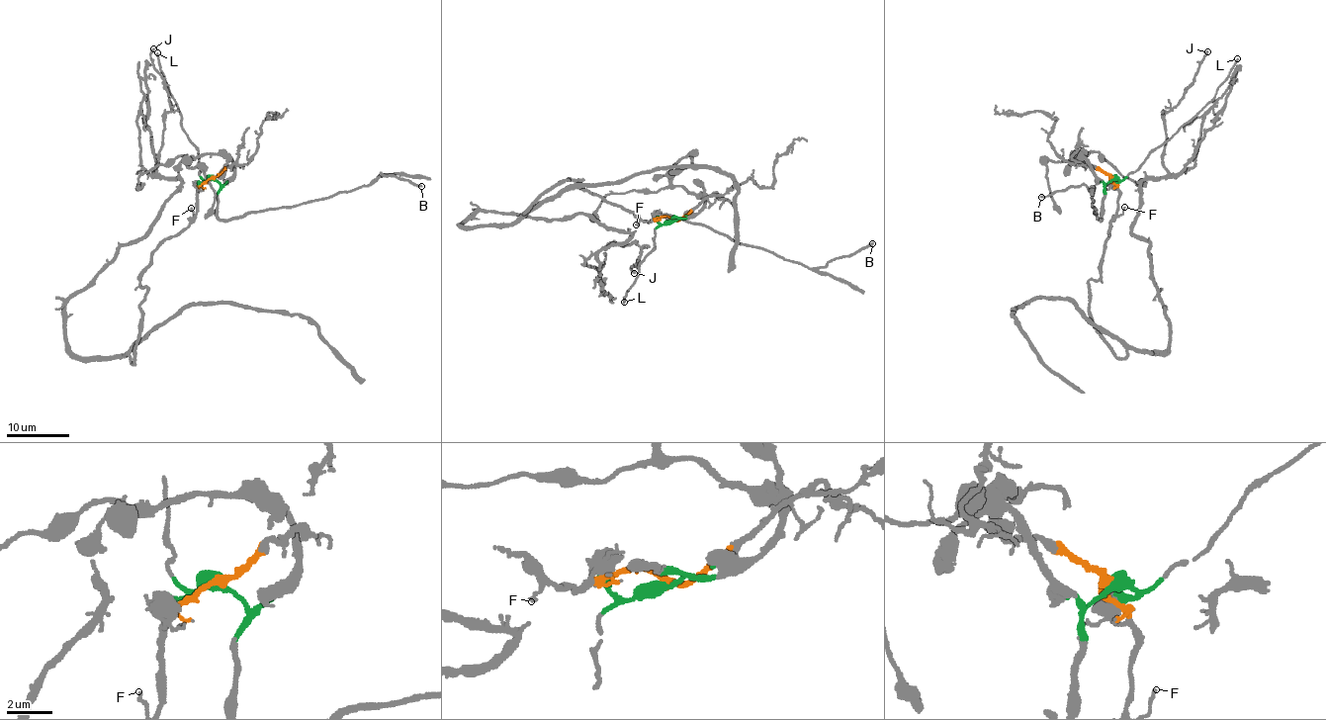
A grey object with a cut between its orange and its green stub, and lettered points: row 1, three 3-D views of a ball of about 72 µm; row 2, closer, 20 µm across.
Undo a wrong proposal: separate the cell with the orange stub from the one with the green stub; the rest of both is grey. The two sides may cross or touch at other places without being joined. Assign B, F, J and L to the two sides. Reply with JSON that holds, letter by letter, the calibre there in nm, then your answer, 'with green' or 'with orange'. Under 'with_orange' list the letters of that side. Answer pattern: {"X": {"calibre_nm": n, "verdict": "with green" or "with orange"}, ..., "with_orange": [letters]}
{"B": {"calibre_nm": 220, "verdict": "with green"}, "F": {"calibre_nm": 140, "verdict": "with orange"}, "J": {"calibre_nm": 190, "verdict": "with orange"}, "L": {"calibre_nm": 140, "verdict": "with green"}, "with_orange": ["F", "J"]}

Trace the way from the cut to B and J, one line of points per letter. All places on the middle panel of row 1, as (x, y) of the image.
B: (671, 220), (677, 218), (664, 217), (711, 226), (743, 244), (819, 269), (873, 242)
J: (672, 220), (568, 179), (514, 223), (461, 224), (582, 215), (630, 233), (604, 247), (641, 247), (634, 272)

